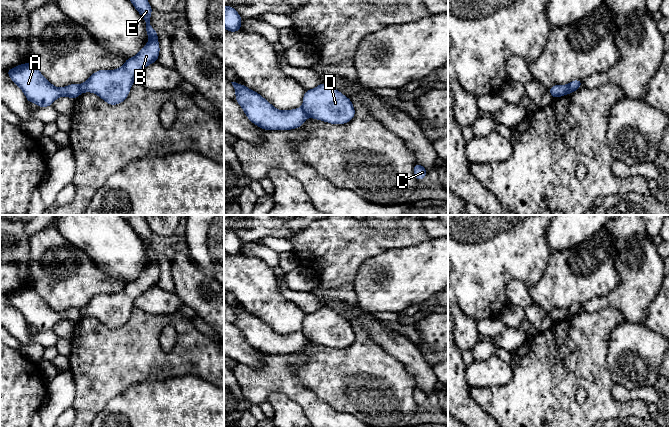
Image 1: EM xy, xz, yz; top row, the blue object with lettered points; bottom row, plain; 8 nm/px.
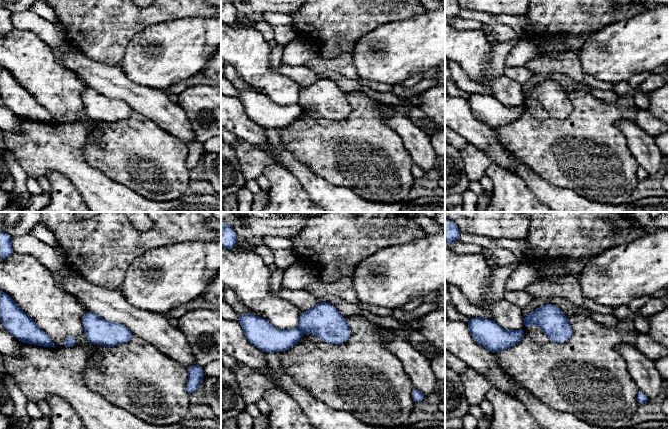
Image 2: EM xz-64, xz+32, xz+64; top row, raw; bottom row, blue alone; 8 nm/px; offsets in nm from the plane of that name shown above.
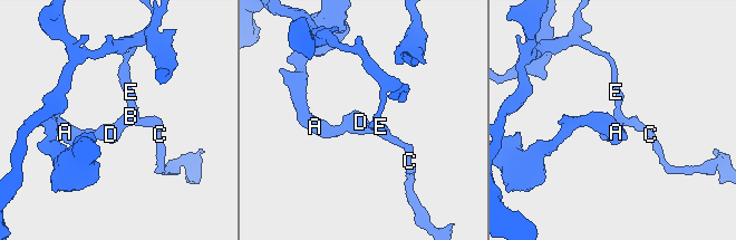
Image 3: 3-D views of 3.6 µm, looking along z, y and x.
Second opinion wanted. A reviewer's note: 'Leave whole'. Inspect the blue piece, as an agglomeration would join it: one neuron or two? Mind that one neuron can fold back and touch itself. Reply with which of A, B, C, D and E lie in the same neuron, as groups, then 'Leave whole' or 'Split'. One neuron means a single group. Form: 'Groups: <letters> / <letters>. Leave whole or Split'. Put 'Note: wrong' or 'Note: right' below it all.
Groups: A / B C D E. Split
Note: wrong

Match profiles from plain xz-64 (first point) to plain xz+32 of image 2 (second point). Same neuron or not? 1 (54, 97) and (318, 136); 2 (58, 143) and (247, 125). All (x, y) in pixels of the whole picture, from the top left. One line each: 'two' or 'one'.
1: two
2: two

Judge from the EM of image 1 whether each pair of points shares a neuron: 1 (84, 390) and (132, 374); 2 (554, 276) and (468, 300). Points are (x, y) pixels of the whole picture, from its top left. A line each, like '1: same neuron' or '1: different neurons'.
1: same neuron
2: different neurons

